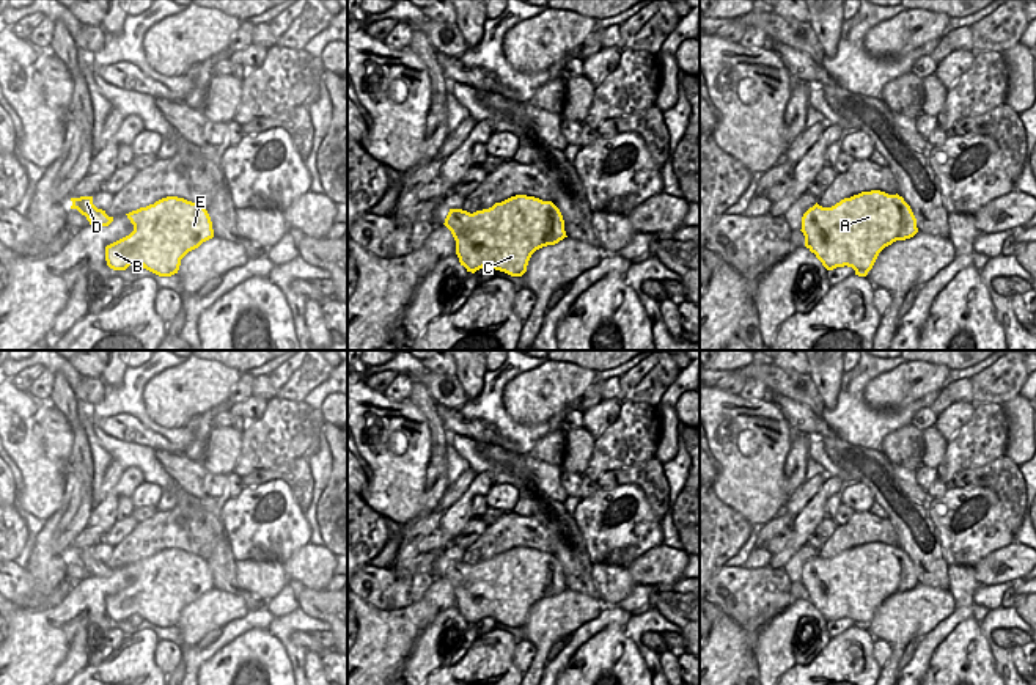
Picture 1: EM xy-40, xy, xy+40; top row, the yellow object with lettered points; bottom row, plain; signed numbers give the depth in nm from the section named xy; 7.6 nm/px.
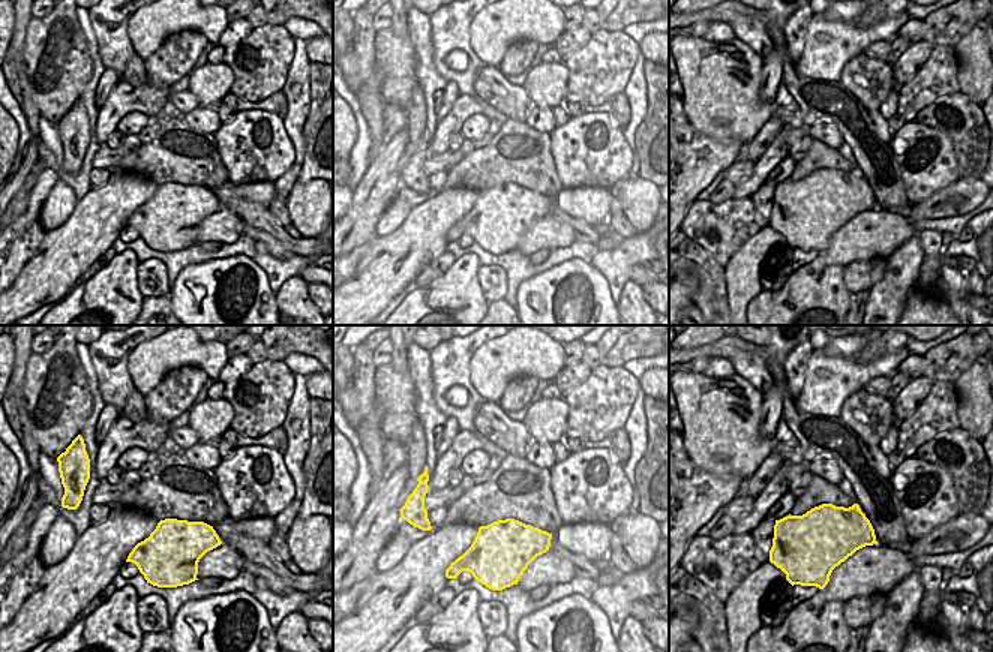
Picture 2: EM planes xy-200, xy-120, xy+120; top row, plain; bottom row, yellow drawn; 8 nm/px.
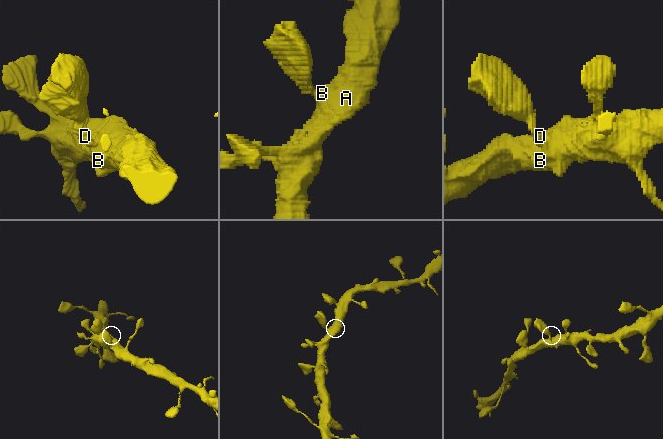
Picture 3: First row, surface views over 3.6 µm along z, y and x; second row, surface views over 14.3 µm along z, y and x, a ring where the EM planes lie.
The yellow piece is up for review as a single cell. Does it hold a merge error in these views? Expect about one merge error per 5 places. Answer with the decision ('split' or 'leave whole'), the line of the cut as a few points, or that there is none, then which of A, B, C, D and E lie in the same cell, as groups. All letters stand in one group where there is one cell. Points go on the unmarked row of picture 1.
leave whole | no cut | A B C D E

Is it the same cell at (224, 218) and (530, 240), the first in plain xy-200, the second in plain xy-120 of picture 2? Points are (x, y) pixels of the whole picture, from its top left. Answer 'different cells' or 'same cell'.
same cell

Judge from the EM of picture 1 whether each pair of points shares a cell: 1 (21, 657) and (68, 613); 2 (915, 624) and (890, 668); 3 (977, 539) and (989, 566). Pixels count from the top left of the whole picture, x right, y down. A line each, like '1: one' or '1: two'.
1: one
2: one
3: two

